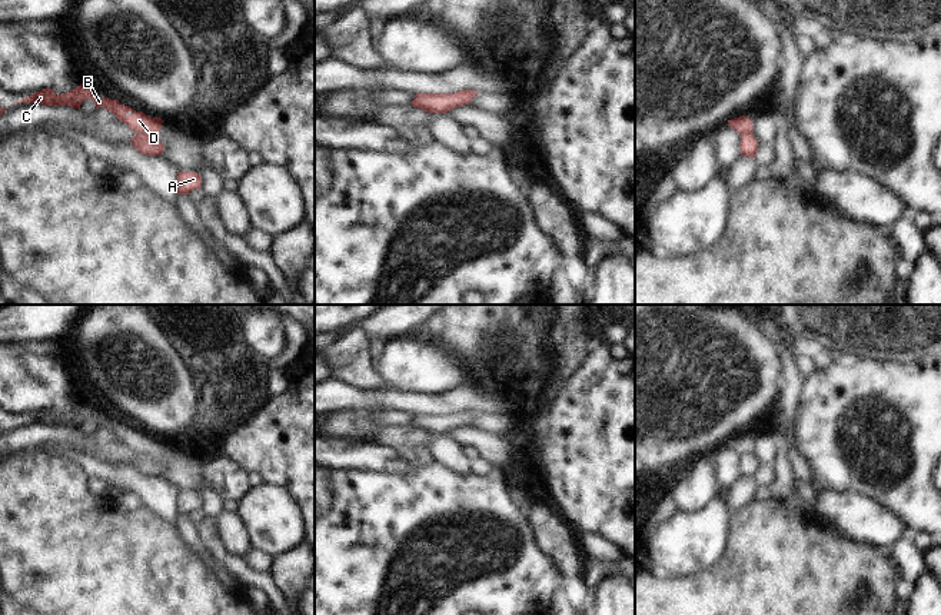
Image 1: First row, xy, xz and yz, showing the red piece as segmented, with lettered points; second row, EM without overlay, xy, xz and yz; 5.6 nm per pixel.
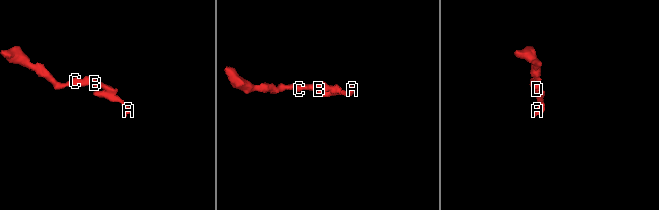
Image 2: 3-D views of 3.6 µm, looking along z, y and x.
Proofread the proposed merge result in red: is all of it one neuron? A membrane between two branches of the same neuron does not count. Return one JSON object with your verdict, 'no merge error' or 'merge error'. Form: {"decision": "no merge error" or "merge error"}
{"decision": "merge error"}

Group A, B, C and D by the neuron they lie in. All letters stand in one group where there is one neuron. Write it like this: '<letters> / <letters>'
A / B C D

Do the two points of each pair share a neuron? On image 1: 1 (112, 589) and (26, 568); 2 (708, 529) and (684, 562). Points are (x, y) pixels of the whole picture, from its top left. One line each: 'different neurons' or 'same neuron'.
1: same neuron
2: same neuron

